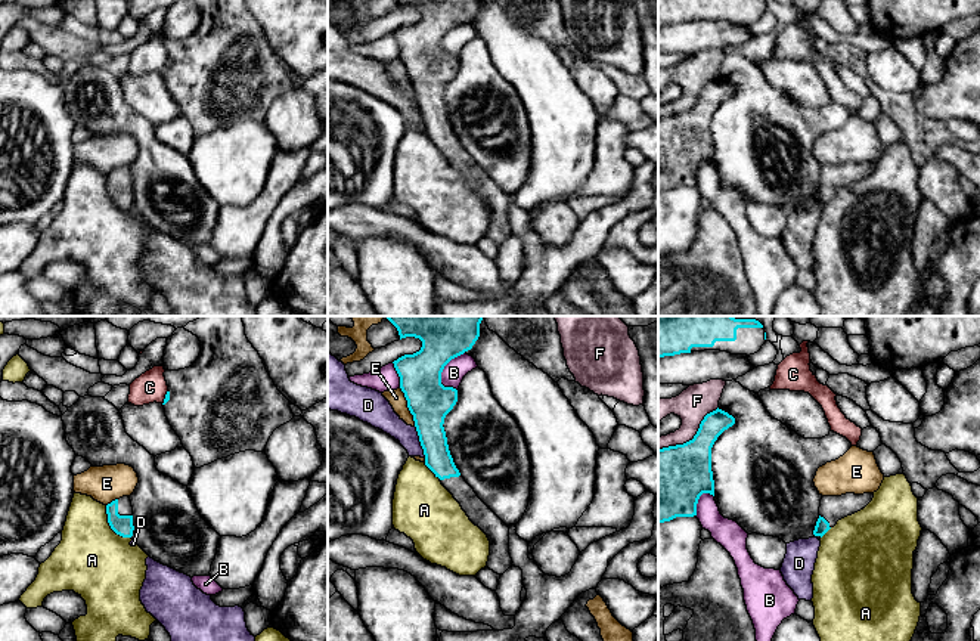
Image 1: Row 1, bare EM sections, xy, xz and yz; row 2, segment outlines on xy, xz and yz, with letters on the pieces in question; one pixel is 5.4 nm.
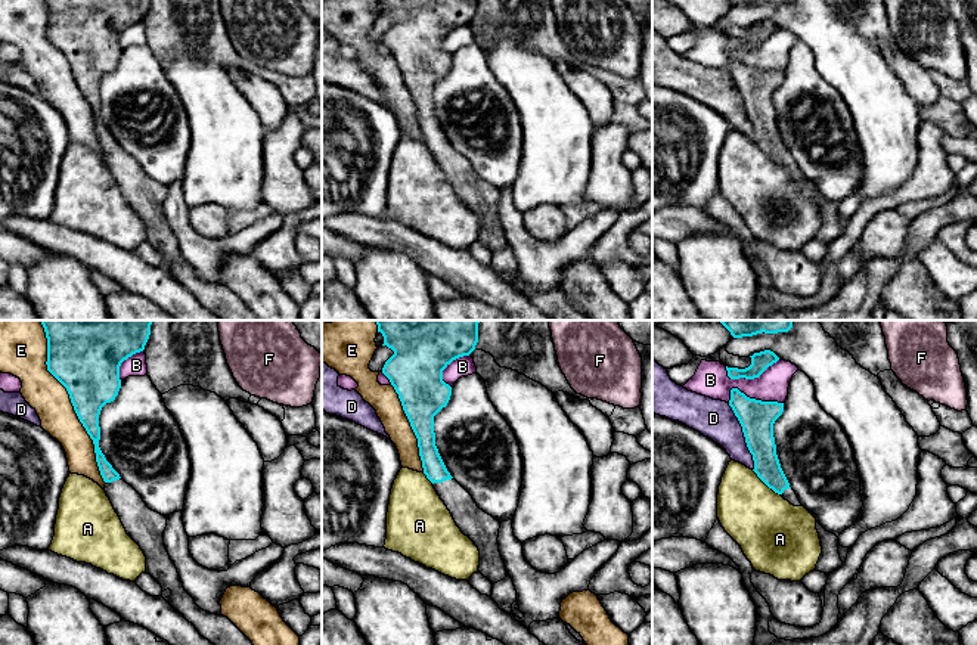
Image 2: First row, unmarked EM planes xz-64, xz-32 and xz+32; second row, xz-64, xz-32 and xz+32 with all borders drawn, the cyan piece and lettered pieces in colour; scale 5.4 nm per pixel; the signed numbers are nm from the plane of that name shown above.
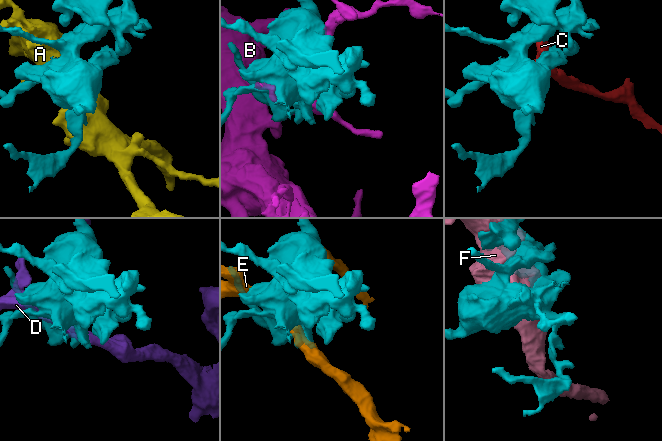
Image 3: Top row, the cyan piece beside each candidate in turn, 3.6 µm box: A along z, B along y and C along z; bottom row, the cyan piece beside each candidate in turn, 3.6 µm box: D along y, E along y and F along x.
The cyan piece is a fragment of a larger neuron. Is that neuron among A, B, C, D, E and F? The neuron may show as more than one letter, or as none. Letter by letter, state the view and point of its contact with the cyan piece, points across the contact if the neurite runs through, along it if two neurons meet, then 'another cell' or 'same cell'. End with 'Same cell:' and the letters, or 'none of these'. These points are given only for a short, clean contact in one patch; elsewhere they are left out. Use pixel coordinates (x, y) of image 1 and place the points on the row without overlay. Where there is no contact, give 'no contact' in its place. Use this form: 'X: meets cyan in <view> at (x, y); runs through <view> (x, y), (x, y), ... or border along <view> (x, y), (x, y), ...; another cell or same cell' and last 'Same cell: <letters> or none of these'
A: meets cyan in xy at (109, 194); another cell
B: meets cyan in xz at (443, 37); another cell
C: meets cyan in xy at (166, 67); border along xy (167, 59), (163, 73); another cell
D: meets cyan in xz at (419, 110); another cell
E: meets cyan in xz at (408, 76); another cell
F: meets cyan in yz at (694, 107); another cell
Same cell: none of these

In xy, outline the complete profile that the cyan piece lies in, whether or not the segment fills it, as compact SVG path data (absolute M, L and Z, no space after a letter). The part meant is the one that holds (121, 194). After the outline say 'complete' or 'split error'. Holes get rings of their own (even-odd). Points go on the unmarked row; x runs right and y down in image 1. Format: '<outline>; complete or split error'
M122 165L108 173L106 183L108 192L117 204L122 207L133 205L133 176L128 165Z; split error

